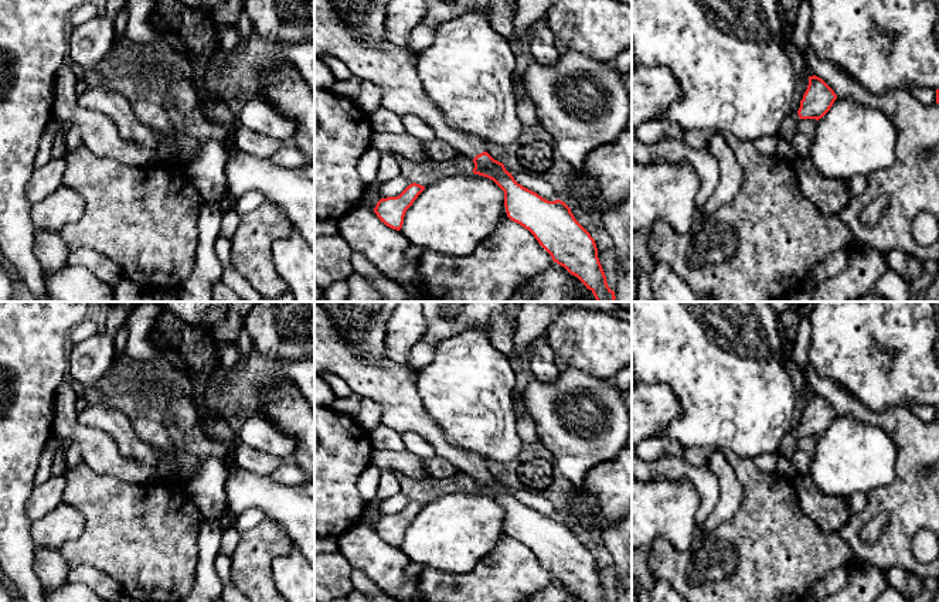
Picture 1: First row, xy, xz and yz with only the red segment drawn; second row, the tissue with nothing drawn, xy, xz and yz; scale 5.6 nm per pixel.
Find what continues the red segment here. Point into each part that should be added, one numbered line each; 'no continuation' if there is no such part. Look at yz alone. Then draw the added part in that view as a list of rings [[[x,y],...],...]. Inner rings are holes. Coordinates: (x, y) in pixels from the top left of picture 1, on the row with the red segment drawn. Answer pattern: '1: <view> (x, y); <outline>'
1: yz (789, 126); [[[797,113],[787,116],[782,123],[778,136],[785,139],[786,142],[792,142],[795,133],[797,132],[799,120],[800,118]]]

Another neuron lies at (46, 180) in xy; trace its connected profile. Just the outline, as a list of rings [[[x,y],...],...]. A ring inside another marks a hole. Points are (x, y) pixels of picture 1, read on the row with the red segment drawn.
[[[51,159],[47,164],[35,169],[27,187],[25,195],[31,205],[51,195],[62,181],[65,159]]]

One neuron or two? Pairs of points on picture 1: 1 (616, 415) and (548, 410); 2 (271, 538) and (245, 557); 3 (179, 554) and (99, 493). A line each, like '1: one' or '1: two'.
1: one
2: one
3: one

